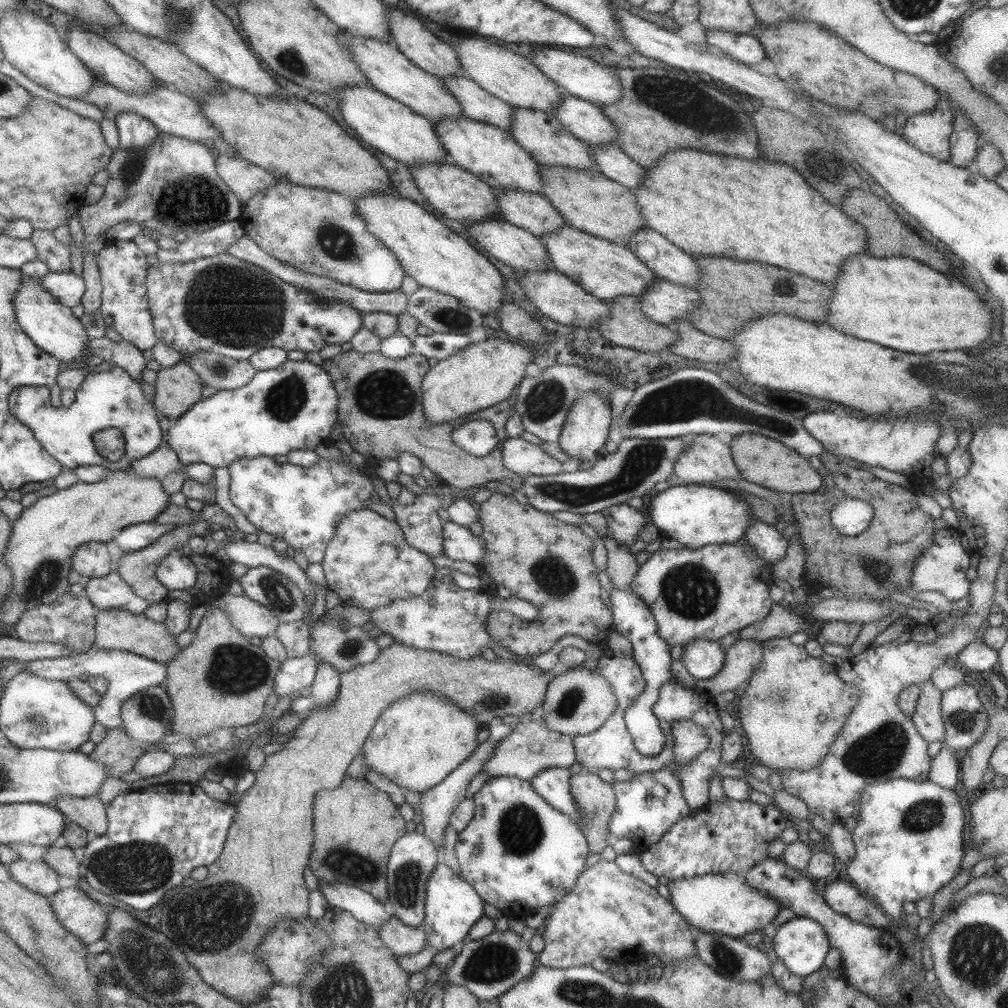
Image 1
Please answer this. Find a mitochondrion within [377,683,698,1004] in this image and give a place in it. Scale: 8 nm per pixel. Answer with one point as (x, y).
(491, 962)

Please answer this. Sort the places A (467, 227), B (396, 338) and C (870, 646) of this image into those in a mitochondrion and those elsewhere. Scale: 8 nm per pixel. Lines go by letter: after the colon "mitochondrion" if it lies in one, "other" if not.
A: other
B: other
C: other

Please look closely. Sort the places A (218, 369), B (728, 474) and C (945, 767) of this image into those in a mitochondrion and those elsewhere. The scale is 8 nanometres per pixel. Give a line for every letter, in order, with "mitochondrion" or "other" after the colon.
A: mitochondrion
B: other
C: other

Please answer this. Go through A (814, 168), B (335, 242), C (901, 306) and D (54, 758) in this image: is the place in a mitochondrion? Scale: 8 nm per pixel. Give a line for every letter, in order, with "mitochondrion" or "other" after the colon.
A: other
B: mitochondrion
C: other
D: other

